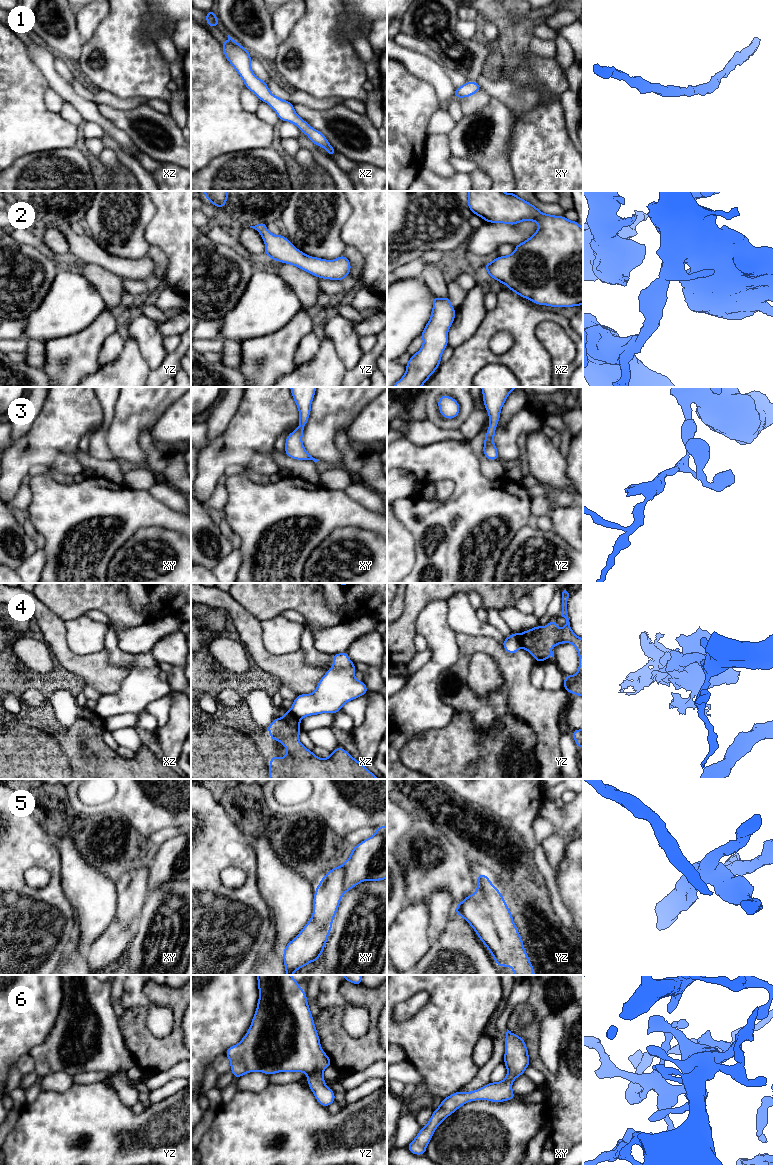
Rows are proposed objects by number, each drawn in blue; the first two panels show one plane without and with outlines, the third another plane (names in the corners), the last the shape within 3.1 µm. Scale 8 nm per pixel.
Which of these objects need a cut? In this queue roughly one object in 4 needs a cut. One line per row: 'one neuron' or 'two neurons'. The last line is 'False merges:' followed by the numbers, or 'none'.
1: one neuron
2: one neuron
3: one neuron
4: two neurons
5: one neuron
6: one neuron
False merges: 4

